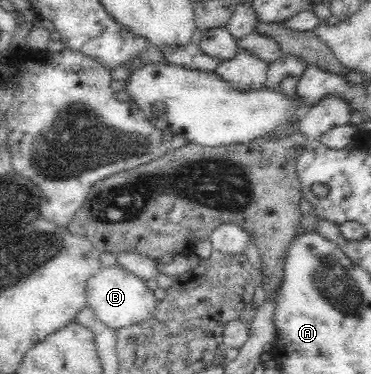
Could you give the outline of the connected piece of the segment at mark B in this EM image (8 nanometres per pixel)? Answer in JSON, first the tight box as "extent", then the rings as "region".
{"extent":[87,265,159,331],"region":[[[119,265],[105,266],[96,273],[96,276],[88,279],[87,305],[95,312],[100,322],[114,331],[131,325],[141,325],[153,317],[159,301],[154,292],[147,288],[145,282],[146,280],[133,275]]]}

